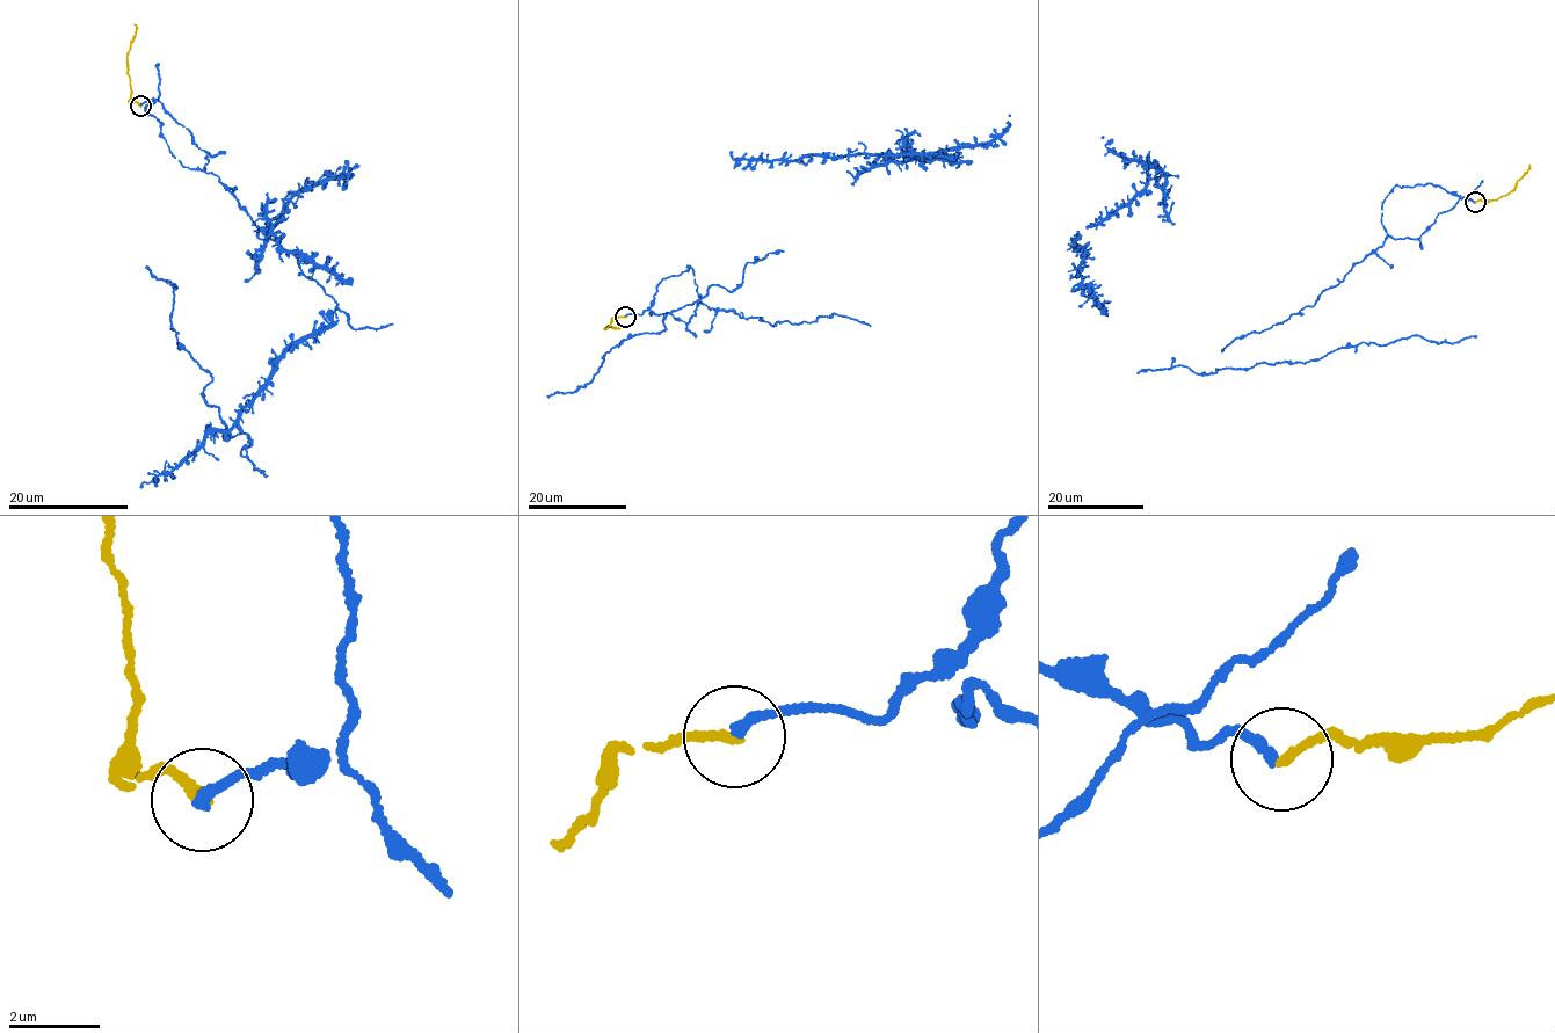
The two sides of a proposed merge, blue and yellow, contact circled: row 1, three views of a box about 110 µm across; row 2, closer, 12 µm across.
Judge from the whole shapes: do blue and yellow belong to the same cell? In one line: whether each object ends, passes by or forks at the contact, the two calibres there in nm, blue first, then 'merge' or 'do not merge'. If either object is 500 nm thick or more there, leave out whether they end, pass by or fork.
blue ends | yellow ends | 200/200 nm | merge

